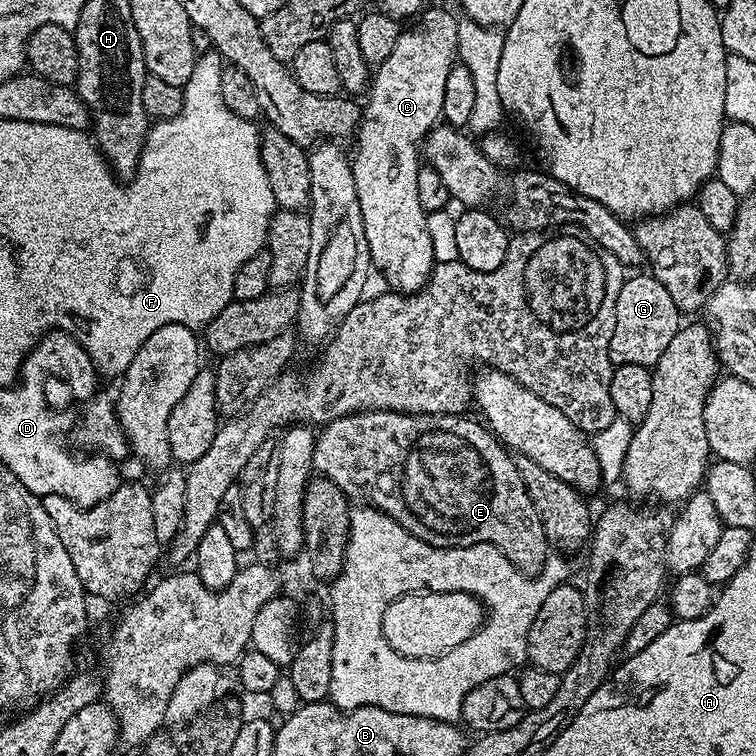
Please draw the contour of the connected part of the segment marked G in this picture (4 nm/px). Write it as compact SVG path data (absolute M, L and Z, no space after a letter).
M640 274L629 275L624 281L622 290L618 290L618 302L614 314L614 334L610 334L608 353L610 354L610 362L614 366L625 364L626 366L652 368L658 362L658 358L662 358L666 346L670 346L674 334L678 334L678 330L682 326L682 314L678 310L678 306L674 306L674 298L670 298L666 286L662 286L662 282L655 280L651 274L636 275Z

